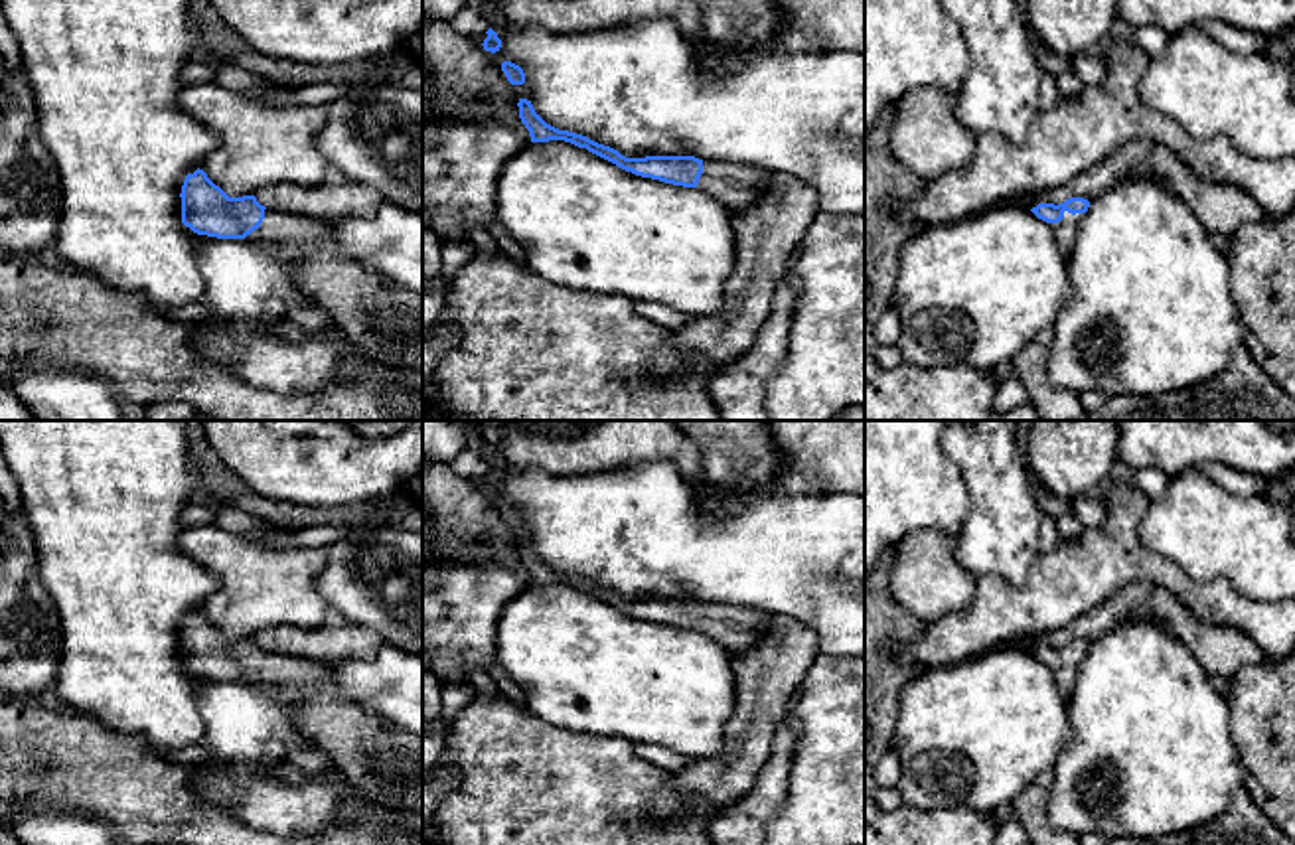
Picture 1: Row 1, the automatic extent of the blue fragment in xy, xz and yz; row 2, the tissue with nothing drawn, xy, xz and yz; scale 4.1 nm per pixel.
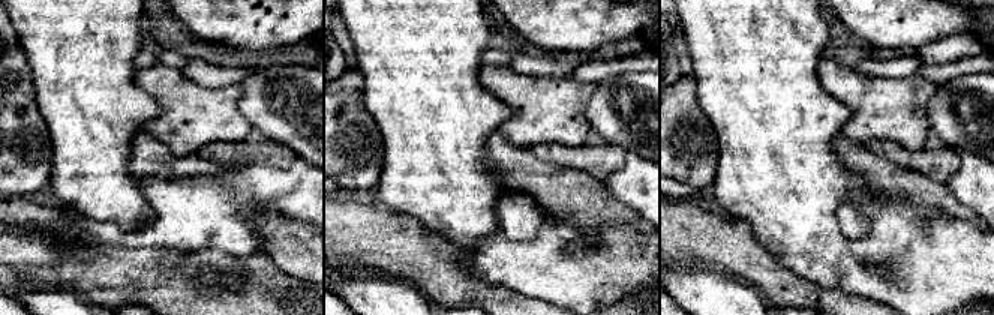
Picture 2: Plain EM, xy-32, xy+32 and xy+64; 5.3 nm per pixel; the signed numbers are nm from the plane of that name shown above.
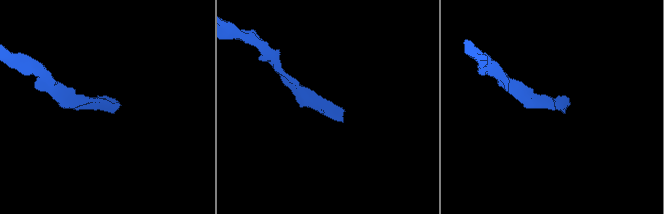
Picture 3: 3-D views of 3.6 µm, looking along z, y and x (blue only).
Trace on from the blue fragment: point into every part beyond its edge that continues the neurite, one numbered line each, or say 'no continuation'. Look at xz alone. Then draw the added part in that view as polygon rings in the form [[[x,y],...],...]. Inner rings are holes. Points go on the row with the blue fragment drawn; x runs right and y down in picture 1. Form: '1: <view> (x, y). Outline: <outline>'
1: xz (739, 186). Outline: [[[703,162],[697,188],[721,199],[732,211],[750,209],[764,193],[772,172],[730,162]]]

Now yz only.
1: yz (1065, 231). Outline: [[[1064,211],[1064,217],[1058,223],[1048,223],[1050,231],[1058,243],[1058,249],[1066,261],[1070,257],[1076,229],[1078,229],[1078,223],[1082,221],[1082,217],[1084,217],[1084,213],[1072,215],[1072,213]]]

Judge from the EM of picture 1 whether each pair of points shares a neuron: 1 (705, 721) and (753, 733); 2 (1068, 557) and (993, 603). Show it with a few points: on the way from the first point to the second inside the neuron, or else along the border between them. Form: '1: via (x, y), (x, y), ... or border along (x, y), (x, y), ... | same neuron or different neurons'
1: border along (735, 682), (723, 747), (691, 759) | different neurons
2: via (1051, 575), (1023, 603), (1011, 603) | same neuron

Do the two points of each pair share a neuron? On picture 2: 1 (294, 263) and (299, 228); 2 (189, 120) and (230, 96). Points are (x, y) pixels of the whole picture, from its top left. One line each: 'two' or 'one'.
1: one
2: one

